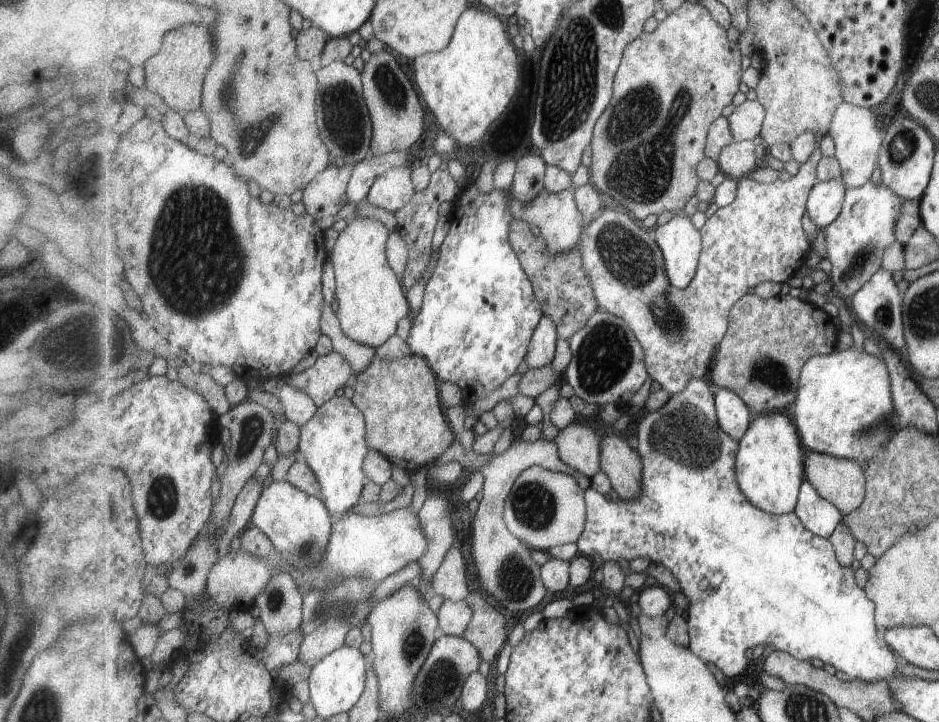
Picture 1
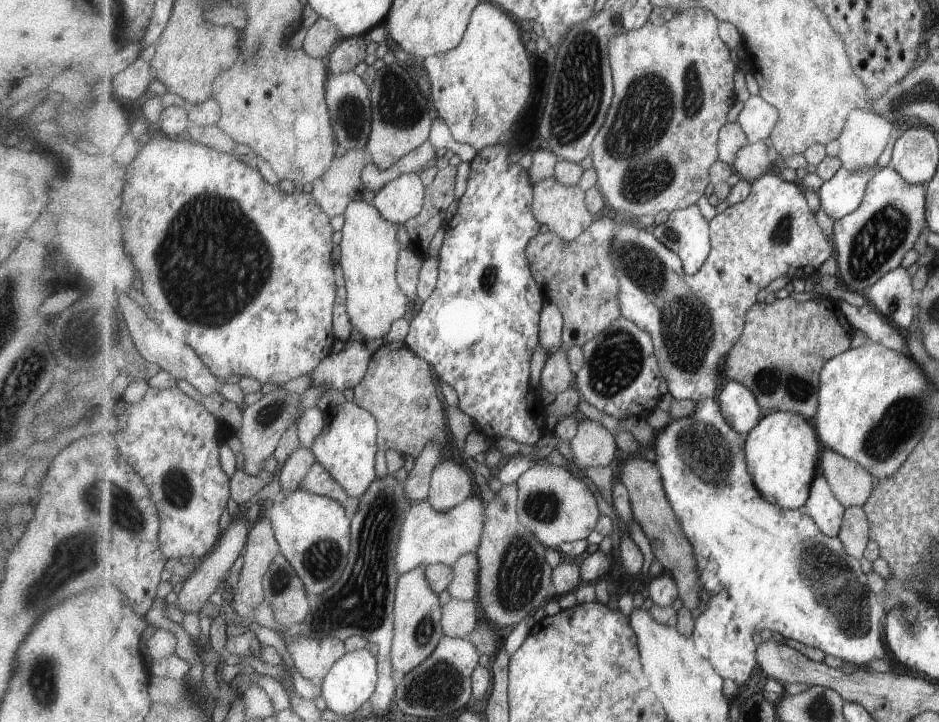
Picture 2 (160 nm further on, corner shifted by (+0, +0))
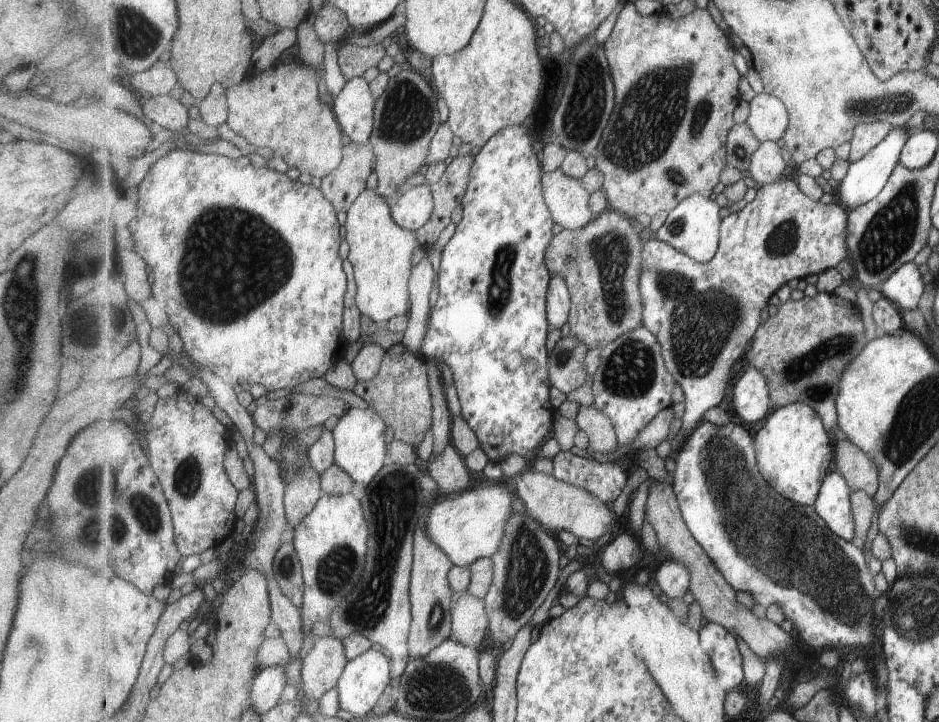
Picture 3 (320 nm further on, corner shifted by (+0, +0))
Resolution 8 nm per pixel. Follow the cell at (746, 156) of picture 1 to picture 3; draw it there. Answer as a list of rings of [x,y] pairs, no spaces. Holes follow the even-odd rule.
[[[766,141],[759,150],[755,150],[748,175],[758,186],[769,185],[783,178],[781,174],[785,172],[785,168],[787,162],[781,154],[781,146],[776,141]]]

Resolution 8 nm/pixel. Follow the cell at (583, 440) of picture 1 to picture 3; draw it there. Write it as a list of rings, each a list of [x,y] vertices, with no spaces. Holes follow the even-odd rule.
[[[593,404],[582,406],[576,424],[580,430],[588,433],[589,452],[601,455],[614,453],[617,450],[618,435],[611,418]]]

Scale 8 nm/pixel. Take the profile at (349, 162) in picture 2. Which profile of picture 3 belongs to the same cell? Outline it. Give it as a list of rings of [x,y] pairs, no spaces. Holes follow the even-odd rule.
[[[351,141],[344,146],[344,161],[332,174],[322,179],[320,186],[324,198],[327,198],[335,210],[347,213],[353,202],[367,188],[367,178],[376,165],[373,144]]]

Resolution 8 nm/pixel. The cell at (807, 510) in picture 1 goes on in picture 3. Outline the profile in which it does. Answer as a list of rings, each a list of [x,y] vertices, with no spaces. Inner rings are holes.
[[[836,468],[831,470],[828,478],[825,478],[815,502],[815,510],[834,534],[847,541],[855,538],[852,490],[845,476]]]

